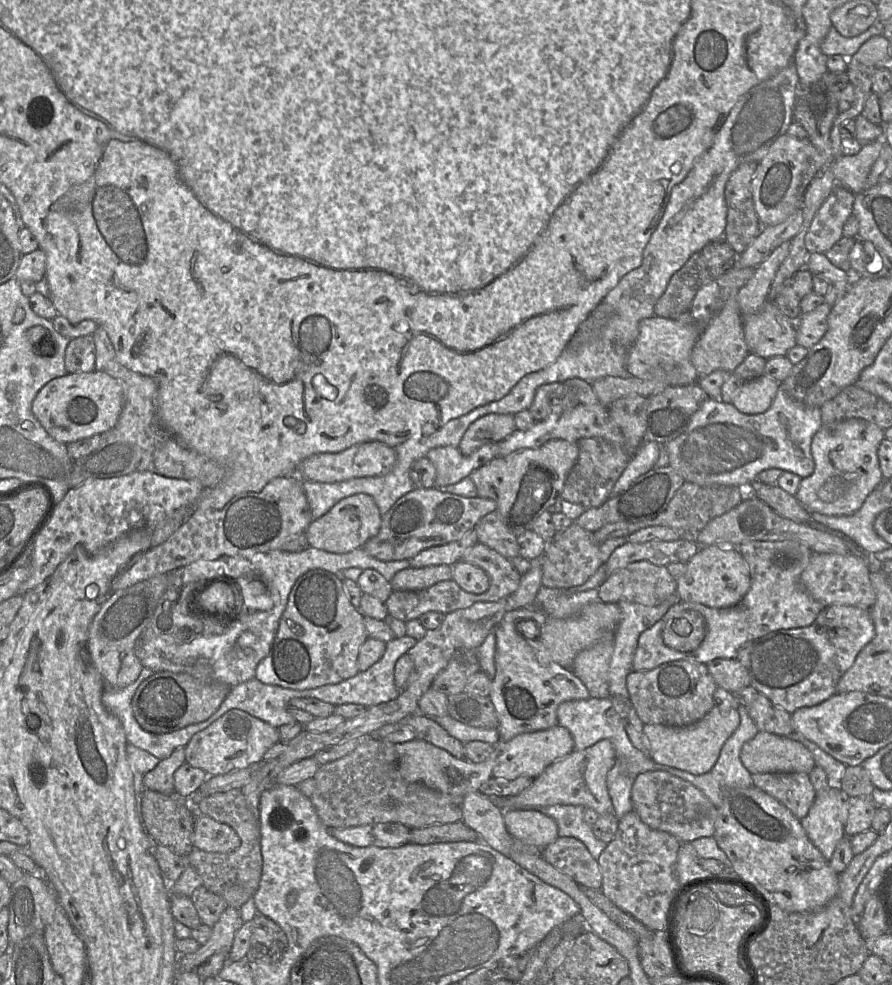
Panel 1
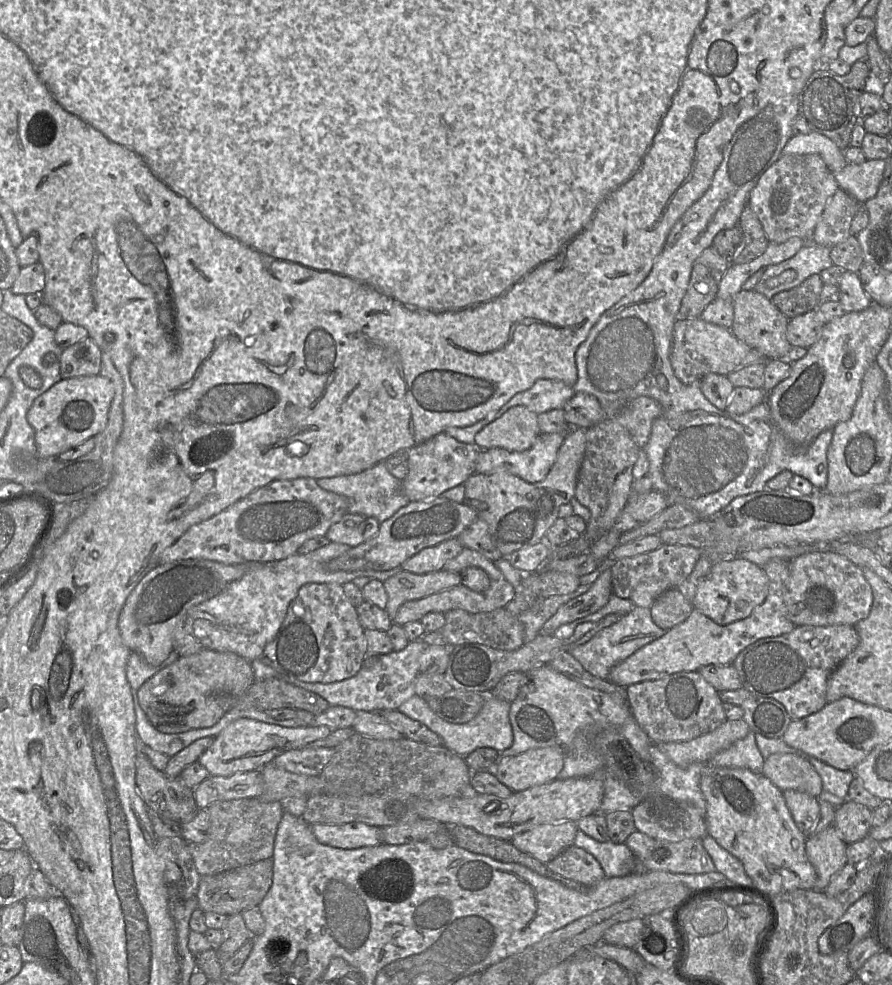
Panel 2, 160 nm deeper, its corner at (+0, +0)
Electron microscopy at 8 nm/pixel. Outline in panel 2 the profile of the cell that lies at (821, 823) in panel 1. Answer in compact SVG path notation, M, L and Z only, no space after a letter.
M834 826L818 834L807 836L806 855L817 874L813 889L824 891L832 877L844 867L847 863L847 845Z

